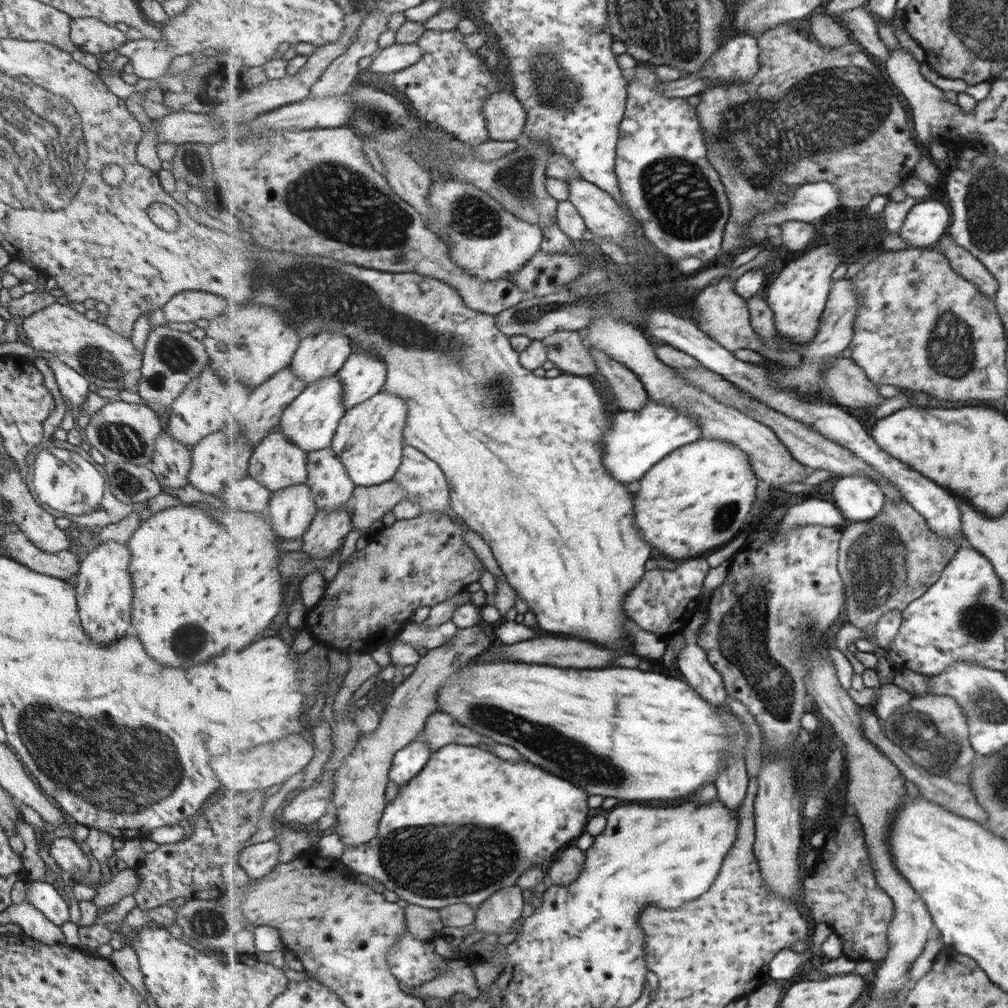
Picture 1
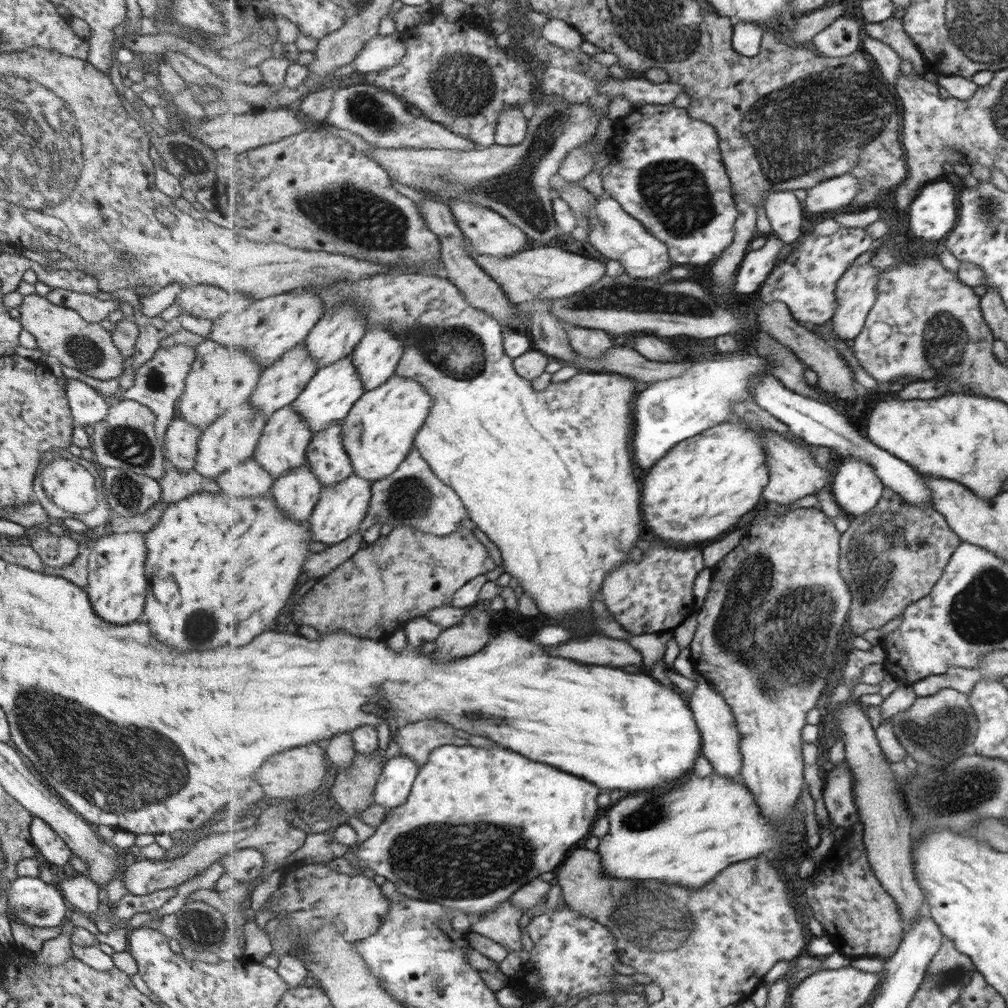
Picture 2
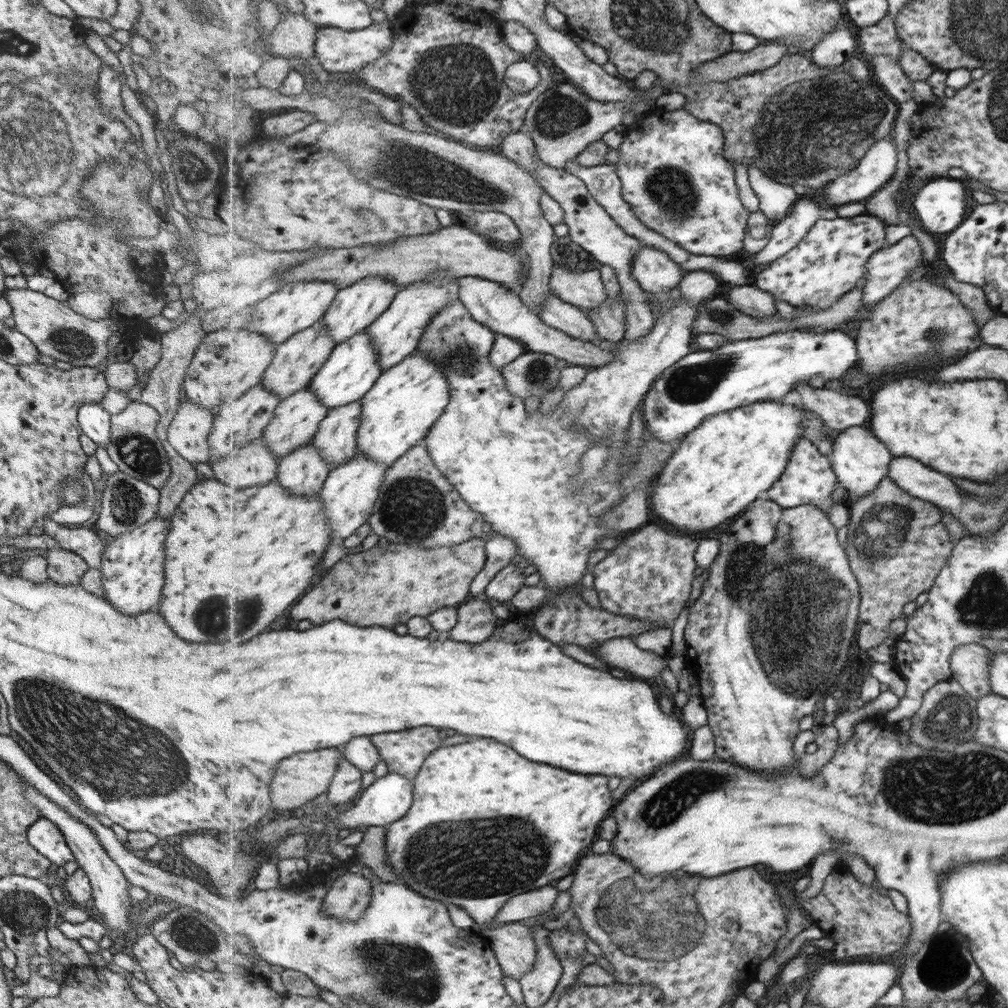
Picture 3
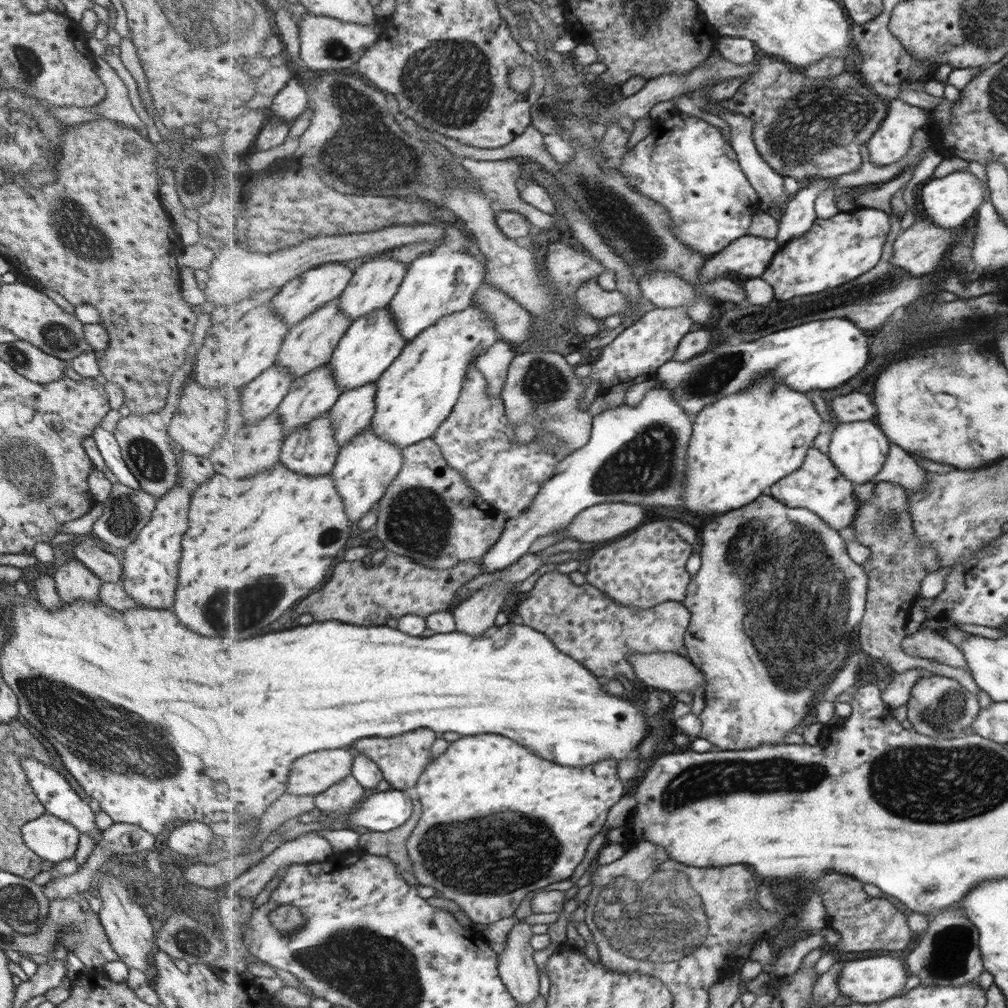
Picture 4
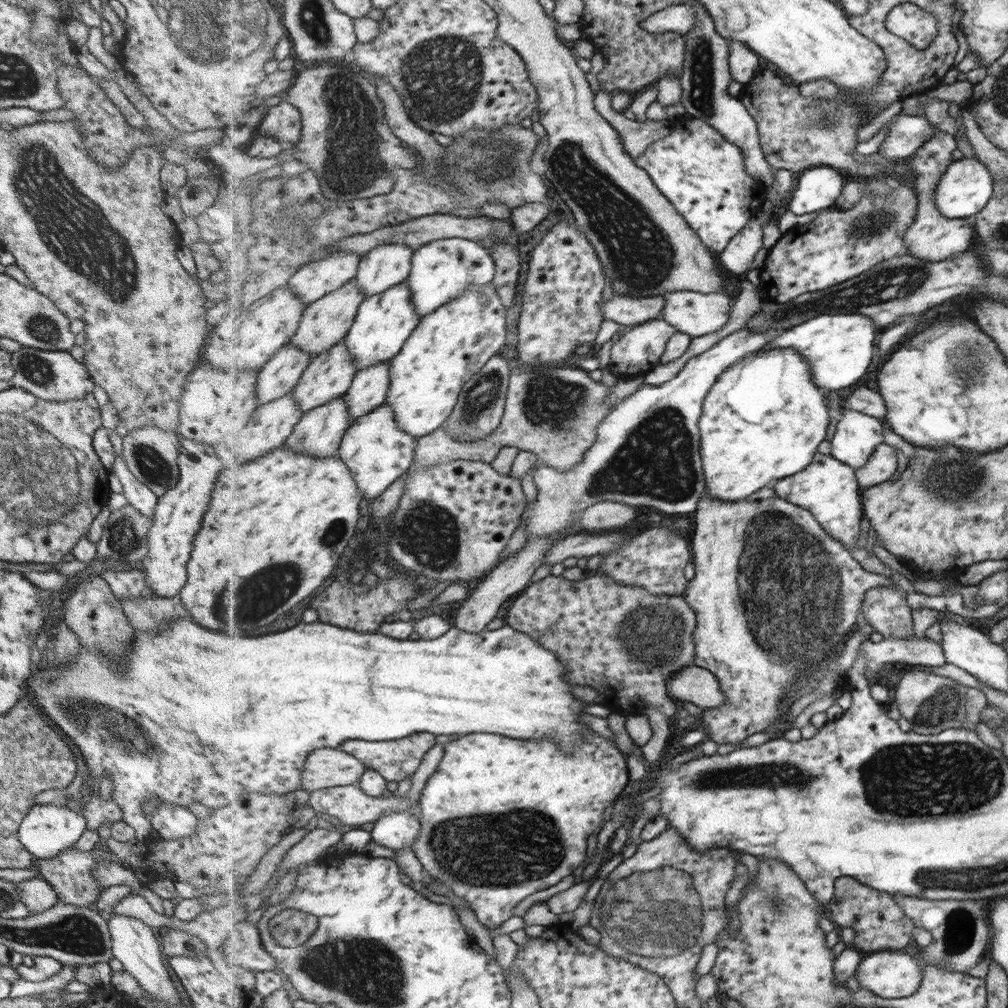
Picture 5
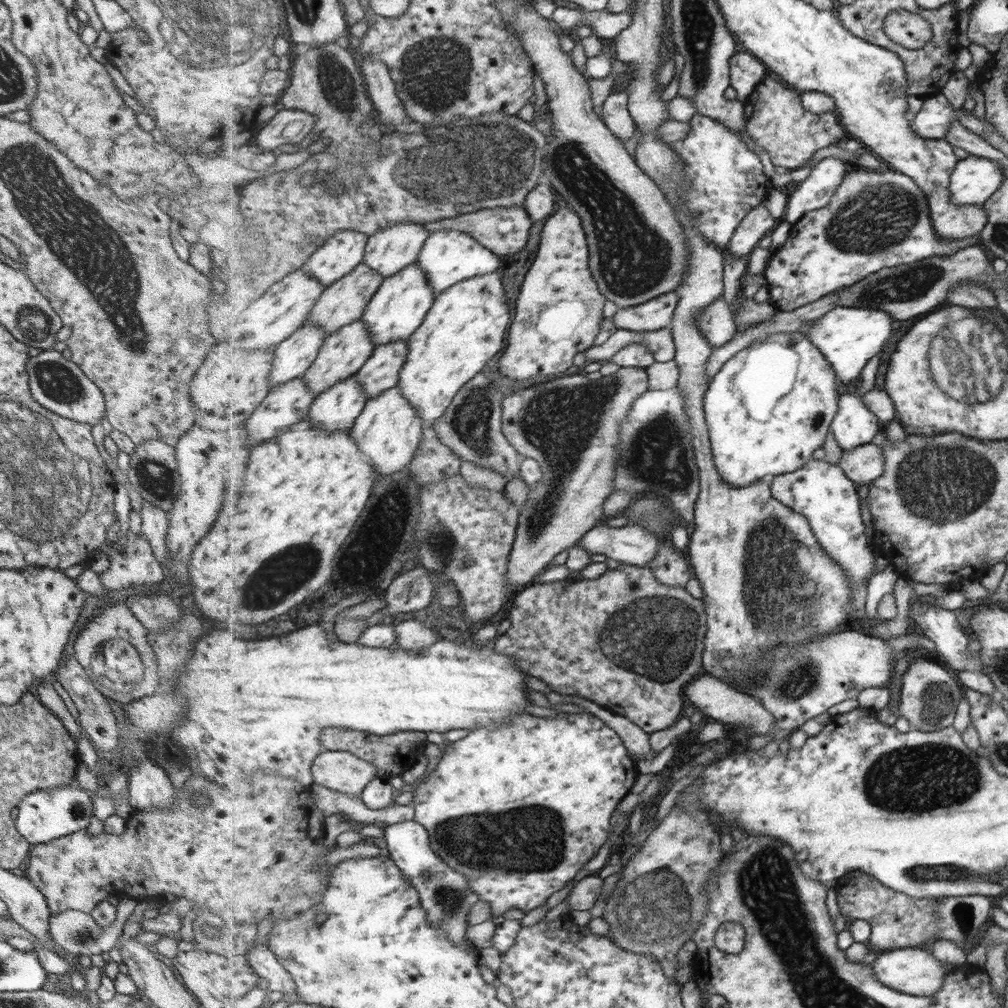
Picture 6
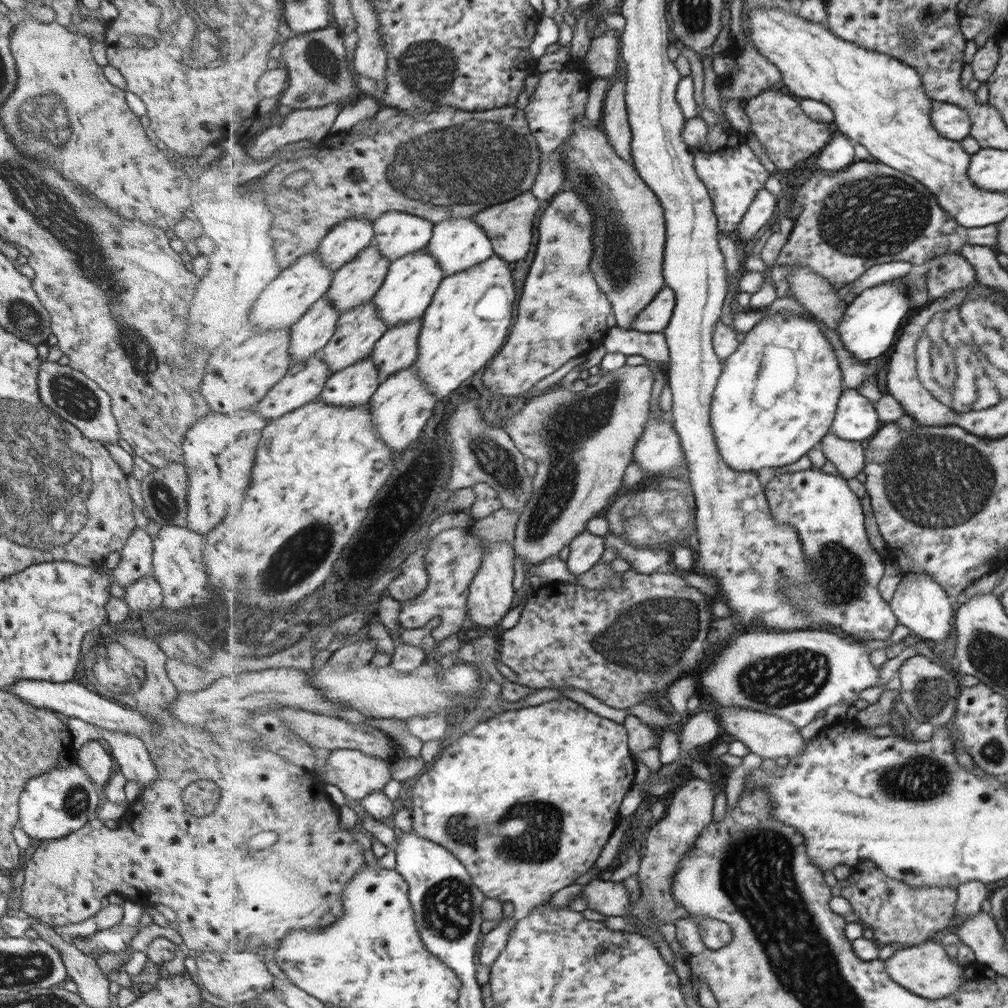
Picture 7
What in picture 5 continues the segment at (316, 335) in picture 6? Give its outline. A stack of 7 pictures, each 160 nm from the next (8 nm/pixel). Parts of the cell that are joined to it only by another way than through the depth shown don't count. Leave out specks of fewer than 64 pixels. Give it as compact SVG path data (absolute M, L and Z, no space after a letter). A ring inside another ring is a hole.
M287 344L261 368L258 378L260 406L293 392L312 362L310 352Z

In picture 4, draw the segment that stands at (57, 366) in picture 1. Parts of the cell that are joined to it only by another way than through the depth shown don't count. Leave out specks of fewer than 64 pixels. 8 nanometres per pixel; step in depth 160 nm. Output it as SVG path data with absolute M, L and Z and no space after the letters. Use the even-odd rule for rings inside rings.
M101 426L95 427L93 433L90 434L97 445L98 451L104 460L105 466L115 475L117 482L123 483L123 486L127 488L140 488L140 485L135 477L129 472L126 467L118 444L116 443L115 437L101 429Z

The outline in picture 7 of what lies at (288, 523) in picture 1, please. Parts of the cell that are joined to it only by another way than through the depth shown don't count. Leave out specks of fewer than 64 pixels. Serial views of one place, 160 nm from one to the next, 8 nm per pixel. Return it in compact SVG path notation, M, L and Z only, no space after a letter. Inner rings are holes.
M372 356L330 376L319 398L342 407L366 405L381 384L378 366Z

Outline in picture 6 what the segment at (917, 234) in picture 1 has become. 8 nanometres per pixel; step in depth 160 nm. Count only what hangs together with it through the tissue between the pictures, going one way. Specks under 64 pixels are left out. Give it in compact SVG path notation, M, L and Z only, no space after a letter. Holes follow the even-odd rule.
M967 156L955 165L950 176L950 198L955 206L986 202L999 189L1003 182L1001 168L997 162L987 158Z

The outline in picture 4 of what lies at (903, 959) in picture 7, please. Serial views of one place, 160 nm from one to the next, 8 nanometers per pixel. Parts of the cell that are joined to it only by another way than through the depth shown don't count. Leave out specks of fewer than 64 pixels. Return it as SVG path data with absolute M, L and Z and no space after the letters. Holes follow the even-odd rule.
M885 953L875 958L867 957L844 963L840 976L840 991L850 997L851 1003L878 1003L897 996L907 980L907 968L898 955Z

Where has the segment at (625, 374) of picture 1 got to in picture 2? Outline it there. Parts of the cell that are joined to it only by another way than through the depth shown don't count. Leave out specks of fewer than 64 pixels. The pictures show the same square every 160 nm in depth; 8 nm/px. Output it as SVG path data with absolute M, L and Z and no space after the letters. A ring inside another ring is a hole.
M563 322L568 331L571 346L577 353L592 359L602 357L611 347L611 334L604 330L583 328L571 323Z

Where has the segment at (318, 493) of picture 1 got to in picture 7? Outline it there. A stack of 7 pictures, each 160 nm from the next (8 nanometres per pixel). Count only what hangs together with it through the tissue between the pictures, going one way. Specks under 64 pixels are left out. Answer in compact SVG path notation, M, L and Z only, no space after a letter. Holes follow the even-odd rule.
M422 319L396 324L375 345L371 356L378 366L381 382L417 360L422 325Z

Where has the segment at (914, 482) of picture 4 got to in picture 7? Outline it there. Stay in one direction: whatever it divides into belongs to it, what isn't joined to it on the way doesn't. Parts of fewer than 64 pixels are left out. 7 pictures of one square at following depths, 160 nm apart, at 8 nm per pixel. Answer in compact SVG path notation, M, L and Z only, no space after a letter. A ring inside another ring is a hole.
M830 432L819 447L845 479L856 478L859 472L864 472L866 449L861 446L861 441L845 440Z

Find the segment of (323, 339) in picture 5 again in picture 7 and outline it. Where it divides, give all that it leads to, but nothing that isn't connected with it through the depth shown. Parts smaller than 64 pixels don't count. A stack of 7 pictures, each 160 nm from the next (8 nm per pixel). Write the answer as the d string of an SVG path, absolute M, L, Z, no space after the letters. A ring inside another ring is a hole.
M373 243L357 255L353 261L334 272L334 282L326 297L333 302L333 306L338 308L341 313L359 308L363 304L369 304L379 293L383 283L386 282L391 265L392 262L386 256L383 256L380 248Z

